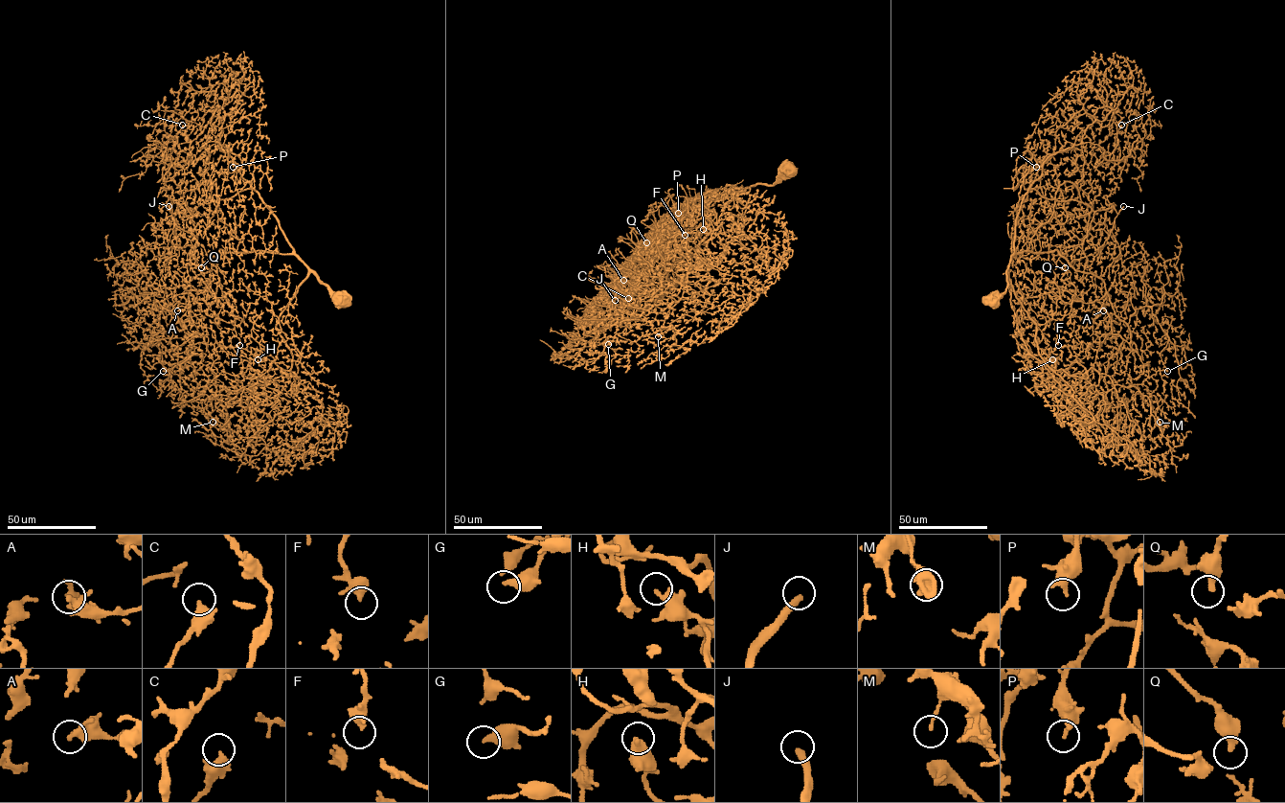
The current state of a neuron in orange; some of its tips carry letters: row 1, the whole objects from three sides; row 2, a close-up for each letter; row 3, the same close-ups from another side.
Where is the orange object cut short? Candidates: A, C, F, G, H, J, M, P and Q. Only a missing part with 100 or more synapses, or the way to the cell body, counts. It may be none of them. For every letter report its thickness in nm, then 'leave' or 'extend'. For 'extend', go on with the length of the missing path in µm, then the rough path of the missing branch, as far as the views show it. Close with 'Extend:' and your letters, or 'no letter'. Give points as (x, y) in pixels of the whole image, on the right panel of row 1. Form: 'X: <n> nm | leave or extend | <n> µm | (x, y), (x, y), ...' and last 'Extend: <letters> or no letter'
A: 400 nm | leave
C: 480 nm | leave
F: 460 nm | leave
G: 440 nm | leave
H: 320 nm | leave
J: 320 nm | extend | 90 µm
M: 110 nm | leave
P: 400 nm | leave
Q: 420 nm | leave
Extend: J

